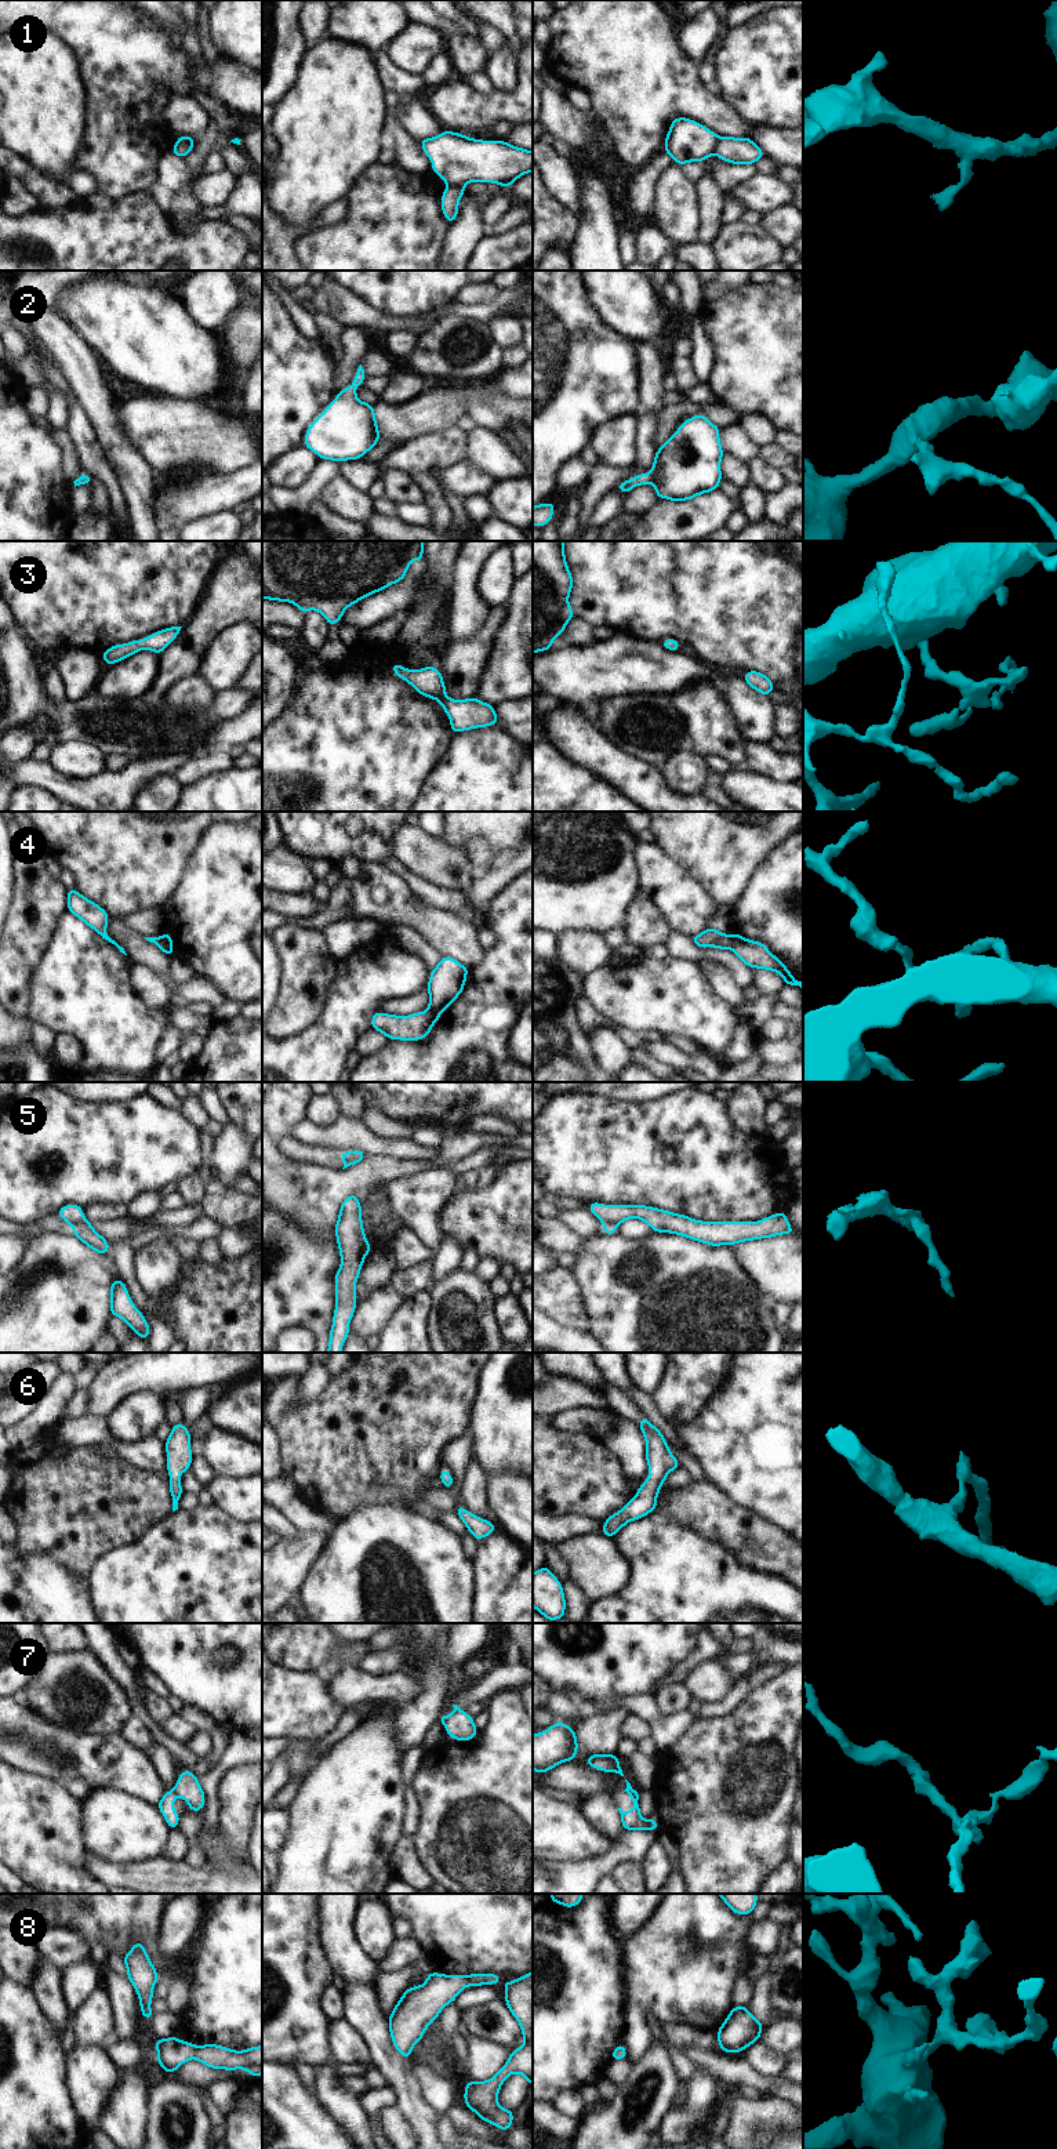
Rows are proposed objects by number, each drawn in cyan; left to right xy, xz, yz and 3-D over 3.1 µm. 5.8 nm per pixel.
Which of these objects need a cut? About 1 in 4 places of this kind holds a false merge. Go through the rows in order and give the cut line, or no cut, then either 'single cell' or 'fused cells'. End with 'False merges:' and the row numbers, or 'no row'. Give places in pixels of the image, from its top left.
1: cut xz (447, 184), (462, 187); fused cells
2: cut none; single cell
3: cut none; single cell
4: cut xy (162, 936), (163, 944), (171, 954); fused cells
5: cut xy (83, 1218), (72, 1226); fused cells
6: cut none; single cell
7: cut xy (174, 1789), (177, 1793); fused cells
8: cut none; single cell
False merges: 1, 4, 5, 7

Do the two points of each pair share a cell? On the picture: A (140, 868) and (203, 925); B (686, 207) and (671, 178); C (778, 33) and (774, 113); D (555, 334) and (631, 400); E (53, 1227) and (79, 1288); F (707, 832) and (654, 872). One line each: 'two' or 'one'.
A: two
B: one
C: one
D: one
E: two
F: two

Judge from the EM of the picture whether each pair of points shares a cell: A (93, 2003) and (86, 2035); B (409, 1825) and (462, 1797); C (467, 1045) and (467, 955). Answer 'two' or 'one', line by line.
A: one
B: two
C: two

